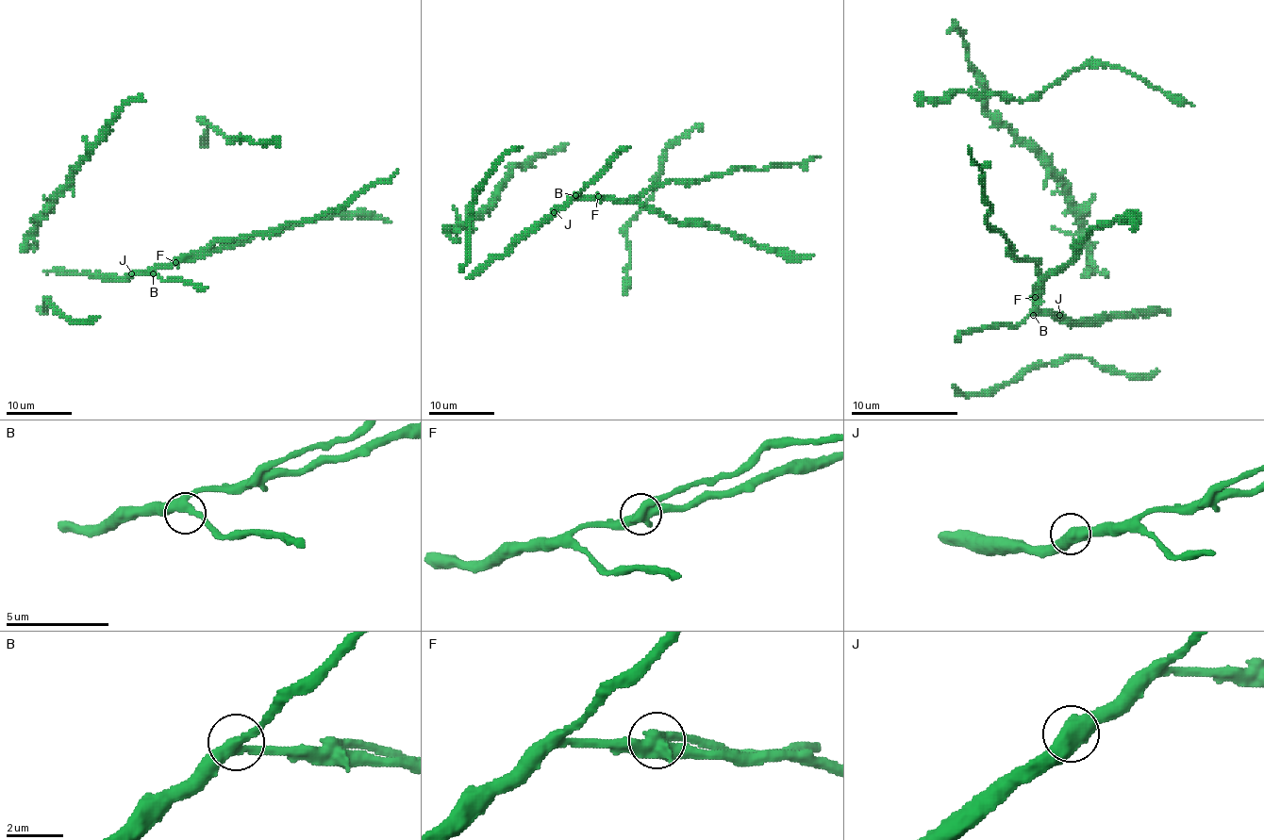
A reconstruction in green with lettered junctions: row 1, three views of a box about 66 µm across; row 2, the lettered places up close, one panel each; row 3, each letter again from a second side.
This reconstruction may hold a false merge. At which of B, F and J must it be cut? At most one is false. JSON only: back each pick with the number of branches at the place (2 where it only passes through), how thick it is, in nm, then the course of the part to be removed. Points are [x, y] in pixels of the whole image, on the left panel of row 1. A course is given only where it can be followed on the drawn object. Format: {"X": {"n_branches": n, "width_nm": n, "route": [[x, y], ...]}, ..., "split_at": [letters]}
{"F": {"n_branches": 3, "width_nm": 500, "route": [[175, 262], [224, 239], [275, 233], [291, 222], [316, 220], [344, 208], [358, 193], [387, 182], [398, 171]]}, "split_at": ["F"]}

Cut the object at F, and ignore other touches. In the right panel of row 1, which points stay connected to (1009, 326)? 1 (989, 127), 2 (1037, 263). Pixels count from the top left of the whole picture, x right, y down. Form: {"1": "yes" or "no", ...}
{"1": "yes", "2": "no"}

